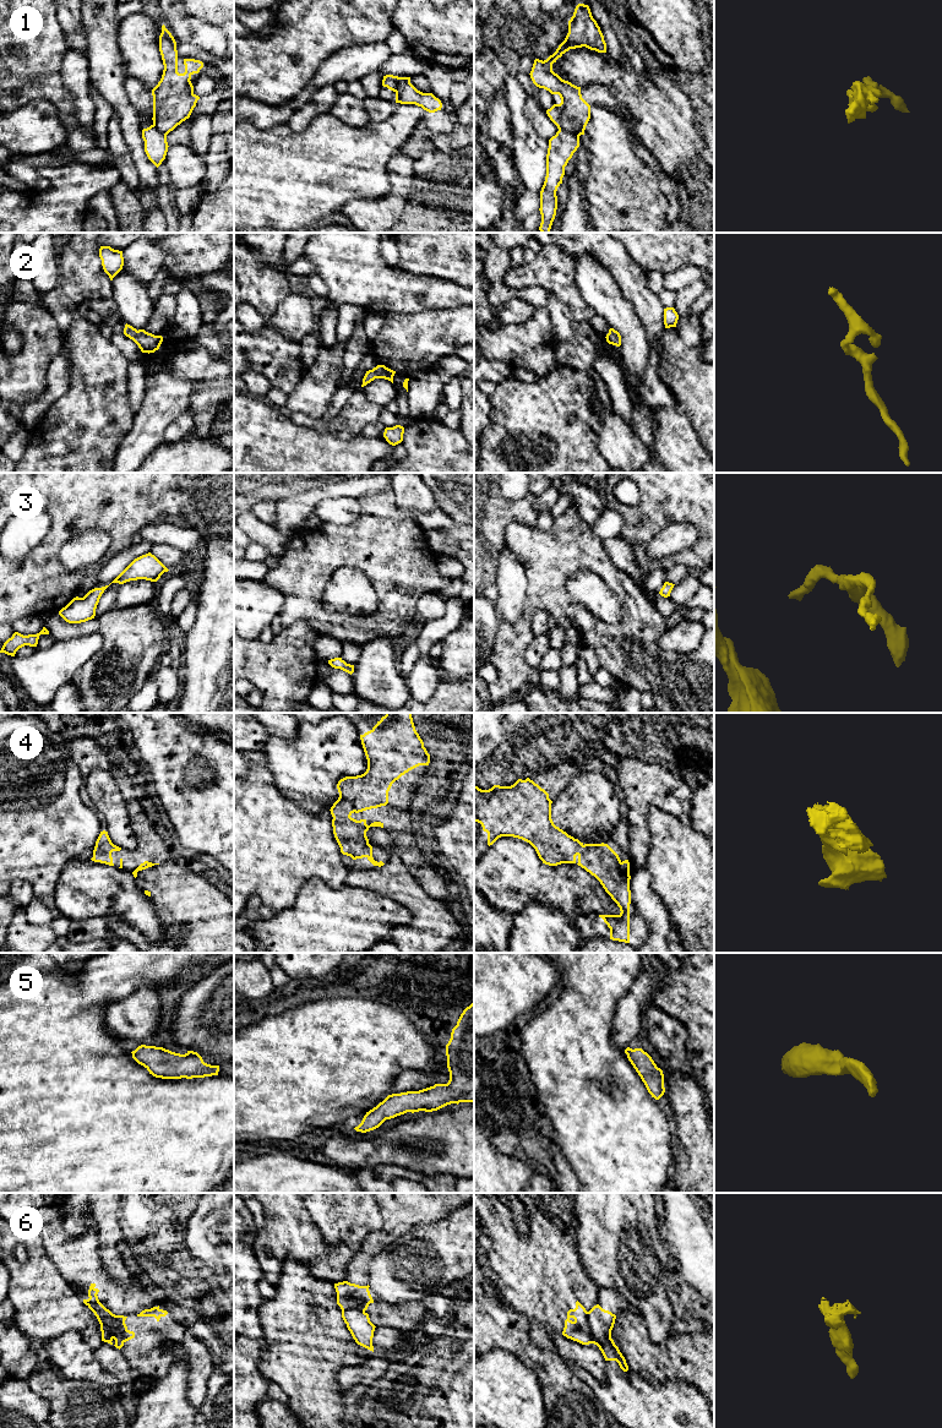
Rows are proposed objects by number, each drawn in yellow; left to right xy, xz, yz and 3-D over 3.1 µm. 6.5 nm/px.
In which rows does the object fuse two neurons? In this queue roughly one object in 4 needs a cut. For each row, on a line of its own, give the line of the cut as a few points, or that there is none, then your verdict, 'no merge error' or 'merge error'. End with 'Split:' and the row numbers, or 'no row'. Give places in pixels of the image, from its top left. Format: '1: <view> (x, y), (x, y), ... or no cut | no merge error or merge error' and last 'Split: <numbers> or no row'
1: yz (559, 129), (580, 135) | merge error
2: no cut | no merge error
3: no cut | no merge error
4: no cut | no merge error
5: no cut | no merge error
6: yz (587, 1312), (592, 1342) | merge error
Split: 1, 6

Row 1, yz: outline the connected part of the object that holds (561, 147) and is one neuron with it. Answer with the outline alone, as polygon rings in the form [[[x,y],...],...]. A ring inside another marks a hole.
[[[559,130],[549,140],[546,176],[540,191],[541,223],[539,230],[550,233],[557,209],[557,187],[562,184],[565,167],[579,147],[579,135]]]

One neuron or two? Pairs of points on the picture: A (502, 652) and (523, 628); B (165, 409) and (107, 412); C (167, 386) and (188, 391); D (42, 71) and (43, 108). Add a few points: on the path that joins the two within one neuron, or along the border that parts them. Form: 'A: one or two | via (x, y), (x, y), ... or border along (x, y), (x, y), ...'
A: one | via (508, 646), (519, 635)
B: two | border along (135, 414), (131, 429), (121, 440)
C: one | via (172, 391), (183, 391)
D: two | border along (16, 109), (34, 99), (48, 99), (61, 121)

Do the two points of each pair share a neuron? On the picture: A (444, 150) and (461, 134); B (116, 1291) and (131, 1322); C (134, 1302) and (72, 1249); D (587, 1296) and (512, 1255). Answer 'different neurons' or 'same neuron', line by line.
A: same neuron
B: same neuron
C: same neuron
D: same neuron

